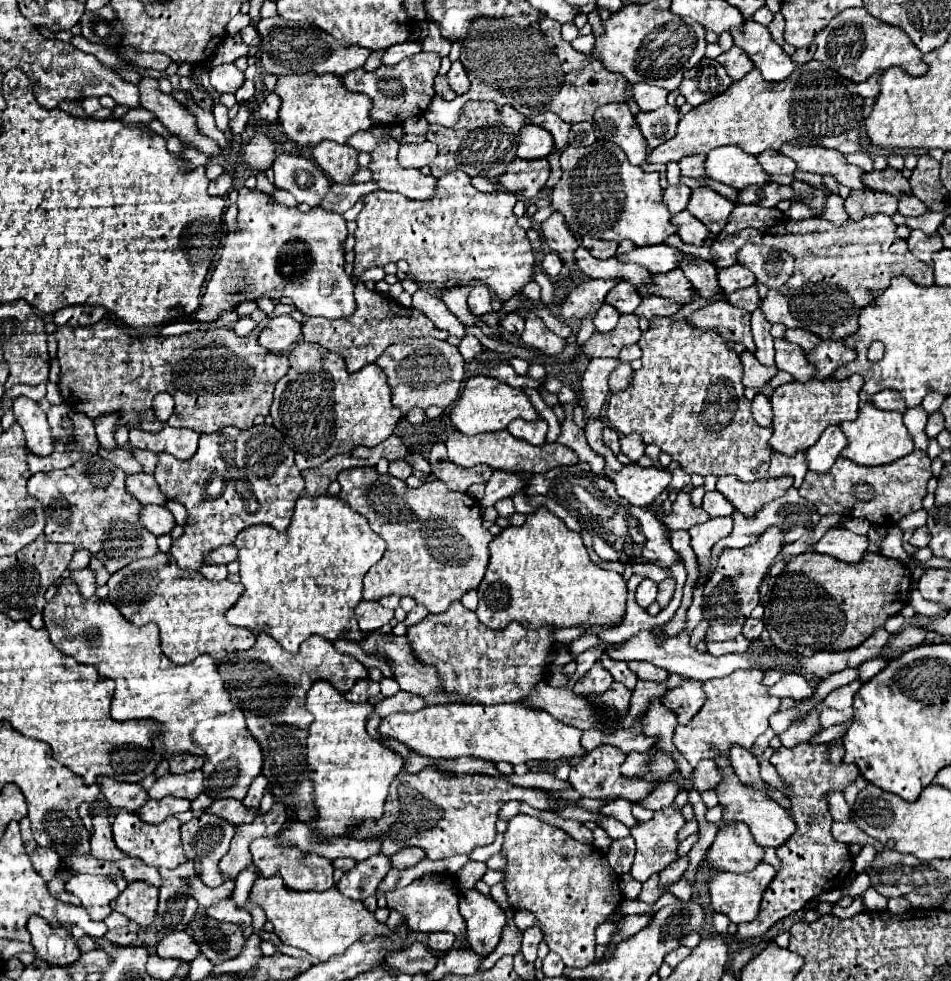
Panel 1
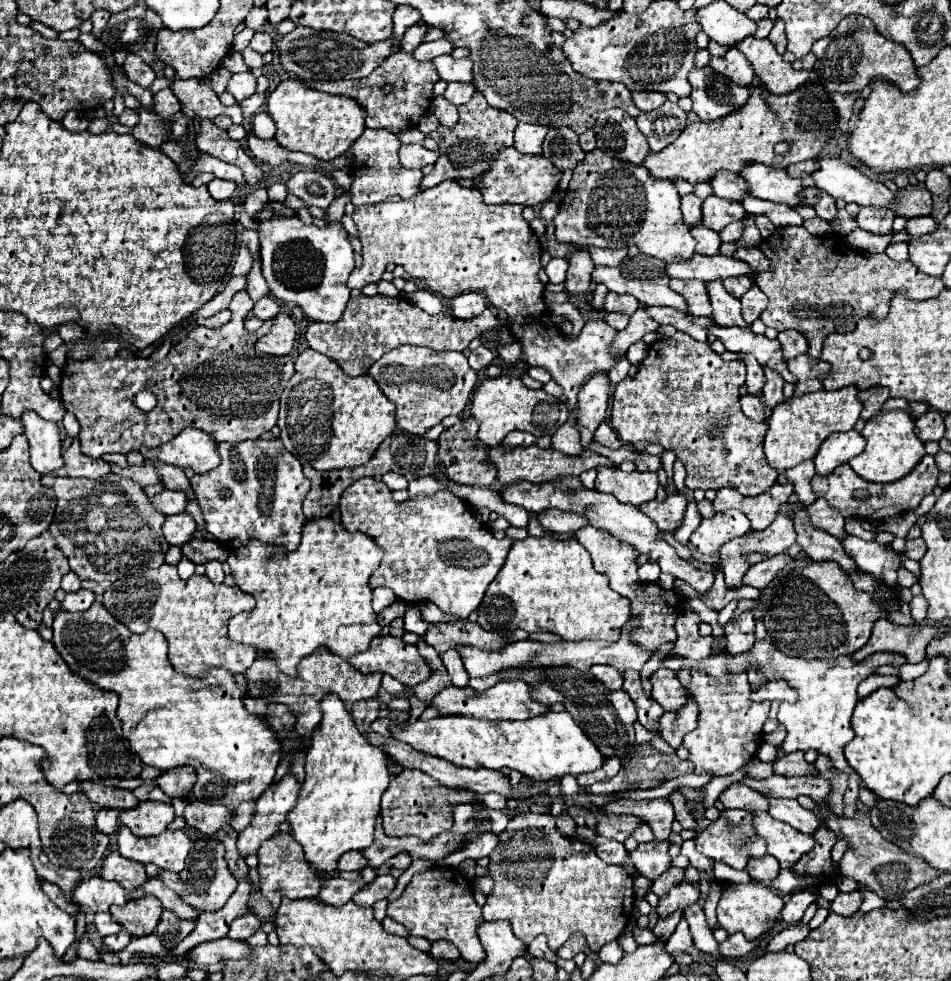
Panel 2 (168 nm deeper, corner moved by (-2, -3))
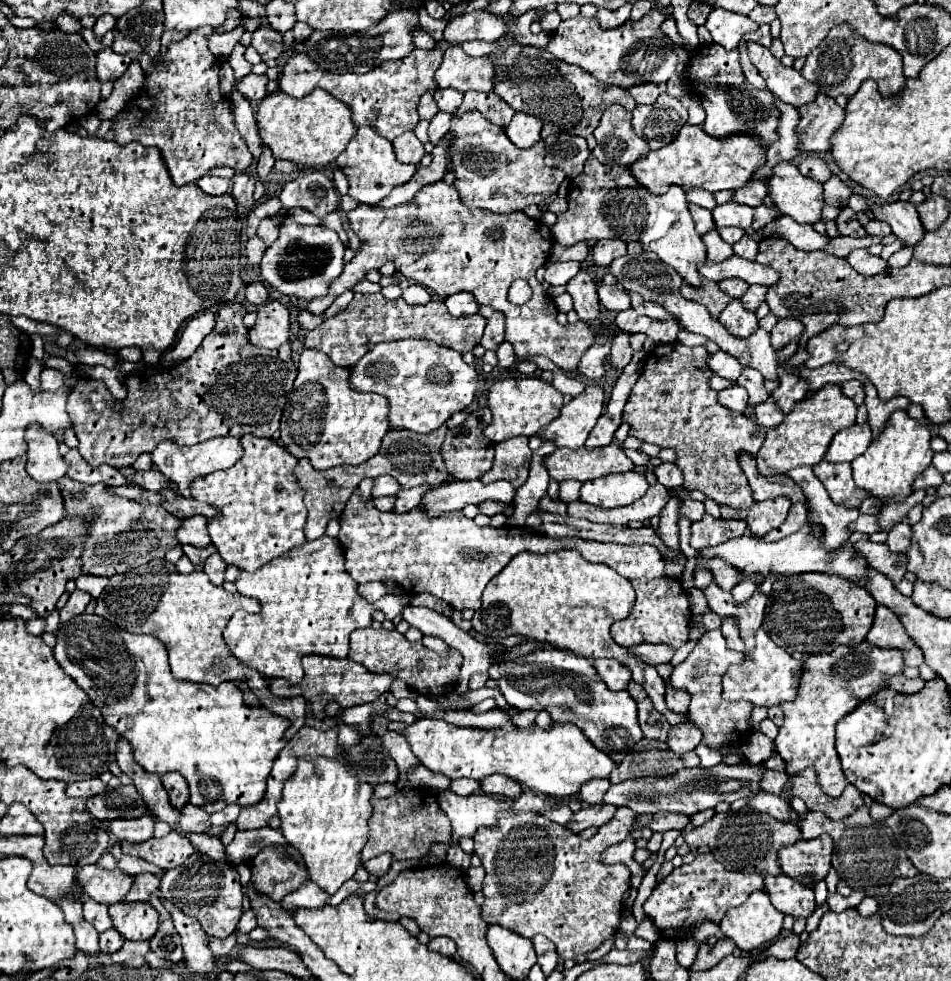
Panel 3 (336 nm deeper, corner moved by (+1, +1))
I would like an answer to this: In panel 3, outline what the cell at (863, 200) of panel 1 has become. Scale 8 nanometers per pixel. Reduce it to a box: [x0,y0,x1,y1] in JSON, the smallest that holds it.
[866,221,892,237]

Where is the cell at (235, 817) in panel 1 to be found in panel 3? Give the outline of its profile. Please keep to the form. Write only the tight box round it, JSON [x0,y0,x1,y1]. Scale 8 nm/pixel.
[178,803,210,835]

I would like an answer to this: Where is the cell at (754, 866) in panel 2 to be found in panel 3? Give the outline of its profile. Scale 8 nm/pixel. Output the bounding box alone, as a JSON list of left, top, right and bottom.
[764,873,816,919]

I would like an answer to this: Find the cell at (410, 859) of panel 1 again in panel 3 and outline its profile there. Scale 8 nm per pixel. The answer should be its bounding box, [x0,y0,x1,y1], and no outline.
[362,853,392,877]

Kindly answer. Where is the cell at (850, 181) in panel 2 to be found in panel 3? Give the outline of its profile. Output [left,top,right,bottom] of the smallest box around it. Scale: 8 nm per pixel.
[872,201,926,245]

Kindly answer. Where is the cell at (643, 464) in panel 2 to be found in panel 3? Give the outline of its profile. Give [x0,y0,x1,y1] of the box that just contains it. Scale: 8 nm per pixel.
[654,463,684,491]

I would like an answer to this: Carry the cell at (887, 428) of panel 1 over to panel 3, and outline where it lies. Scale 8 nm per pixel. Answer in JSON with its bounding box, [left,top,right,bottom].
[852,411,934,503]

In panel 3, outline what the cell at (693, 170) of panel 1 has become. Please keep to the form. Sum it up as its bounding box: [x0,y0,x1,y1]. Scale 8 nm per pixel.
[734,181,768,207]

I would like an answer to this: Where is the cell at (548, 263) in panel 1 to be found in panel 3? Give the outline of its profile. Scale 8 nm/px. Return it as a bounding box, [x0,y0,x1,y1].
[544,261,580,285]

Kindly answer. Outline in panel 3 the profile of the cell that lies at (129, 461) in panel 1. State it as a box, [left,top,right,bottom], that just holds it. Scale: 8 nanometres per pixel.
[128,469,176,491]

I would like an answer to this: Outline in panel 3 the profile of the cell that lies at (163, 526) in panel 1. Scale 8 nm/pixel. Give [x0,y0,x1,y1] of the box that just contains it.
[176,515,212,547]

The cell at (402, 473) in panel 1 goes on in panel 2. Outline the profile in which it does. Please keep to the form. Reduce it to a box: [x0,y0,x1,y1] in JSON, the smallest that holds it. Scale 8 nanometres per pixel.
[383,473,407,491]

